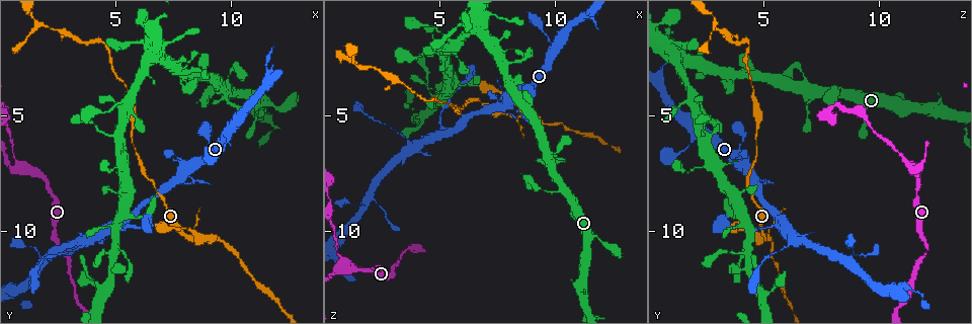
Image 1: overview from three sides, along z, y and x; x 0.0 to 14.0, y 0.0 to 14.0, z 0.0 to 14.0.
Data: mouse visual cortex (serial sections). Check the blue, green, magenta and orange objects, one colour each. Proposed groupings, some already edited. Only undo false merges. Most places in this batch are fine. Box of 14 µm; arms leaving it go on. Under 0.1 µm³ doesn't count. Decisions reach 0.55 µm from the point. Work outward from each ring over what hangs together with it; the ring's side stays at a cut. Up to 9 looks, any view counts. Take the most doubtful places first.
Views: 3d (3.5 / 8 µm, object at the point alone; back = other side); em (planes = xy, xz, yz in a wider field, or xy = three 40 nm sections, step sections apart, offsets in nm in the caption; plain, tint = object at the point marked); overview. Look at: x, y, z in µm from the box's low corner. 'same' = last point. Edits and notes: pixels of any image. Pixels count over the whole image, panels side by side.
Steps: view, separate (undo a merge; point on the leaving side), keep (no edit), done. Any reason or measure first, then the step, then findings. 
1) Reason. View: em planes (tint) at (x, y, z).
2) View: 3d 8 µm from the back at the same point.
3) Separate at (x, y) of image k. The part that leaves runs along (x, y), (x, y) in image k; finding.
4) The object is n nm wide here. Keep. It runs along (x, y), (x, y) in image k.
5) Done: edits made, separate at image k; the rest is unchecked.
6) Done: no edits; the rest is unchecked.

A fork. View: 3d 8 µm at (8.6, 10.3, 4.9).

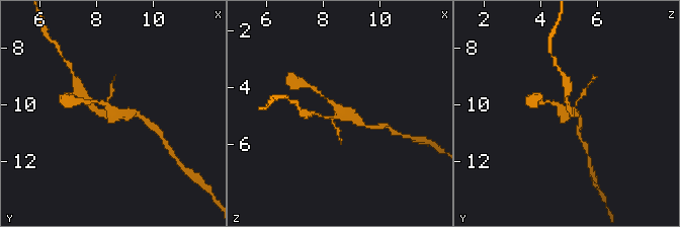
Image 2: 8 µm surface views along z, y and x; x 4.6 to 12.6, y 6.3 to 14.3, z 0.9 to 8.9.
Zoom in. View: 3d 3.5 µm at (8.7, 10.3, 4.9).

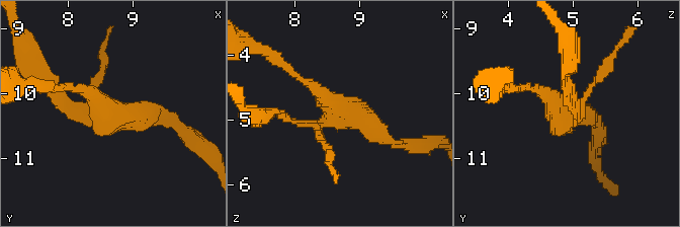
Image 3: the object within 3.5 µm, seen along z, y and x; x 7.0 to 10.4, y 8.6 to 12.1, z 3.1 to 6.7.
3 arms meet here; the arms are 150, 150, 300 nm wide; now the EM. View: em planes (tint) at (8.65, 10.35, 4.85).

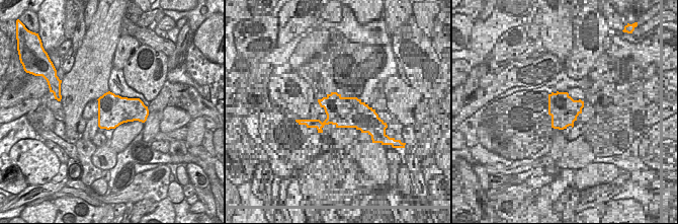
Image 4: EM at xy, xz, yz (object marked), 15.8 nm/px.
Keep. It runs along (281, 114), (322, 124), (346, 110), (397, 144) in image 3; one cell here.

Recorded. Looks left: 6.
Sharp bend. View: 3d 3.5 µm at (4.4, 1.8, 4.4).

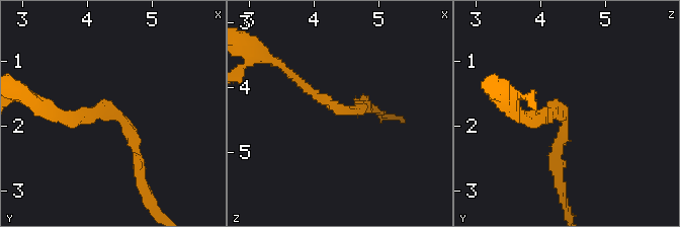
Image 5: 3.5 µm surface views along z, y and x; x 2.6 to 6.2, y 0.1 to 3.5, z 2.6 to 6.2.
View: em xy step 1 (tint) at (4.35, 1.70, 4.30).

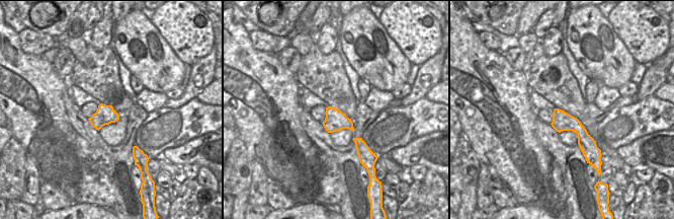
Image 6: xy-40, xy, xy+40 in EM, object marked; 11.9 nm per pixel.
The arms are 150, 150 nm wide. Keep. It runs along (138, 166), (112, 109), (57, 114) in image 5; one cell here.

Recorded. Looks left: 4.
Two arms in line, one across. View: 3d 3.5 µm from the back at (3.9, 10.4, 6.4).

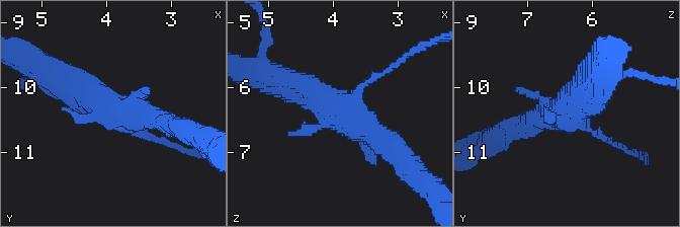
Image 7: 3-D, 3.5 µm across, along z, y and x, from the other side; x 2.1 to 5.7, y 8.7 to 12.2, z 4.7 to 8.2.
Keep. It runs along (286, 83), (357, 120), (395, 151) in image 7; one cell here.

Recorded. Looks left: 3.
Side arm on a straight run. View: 3d 3.5 µm at (5.5, 4.4, 2.2).

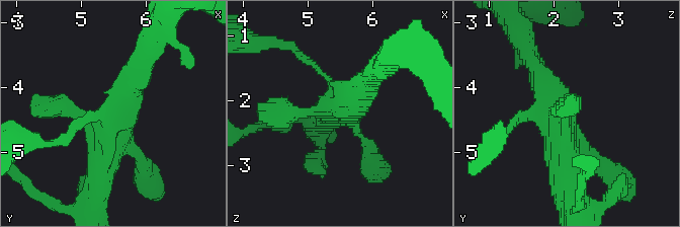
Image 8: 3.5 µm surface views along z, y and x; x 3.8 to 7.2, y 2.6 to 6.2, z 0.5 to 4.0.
Need the tissue. View: em xy step 3 (tint) at (5.50, 4.50, 2.10).

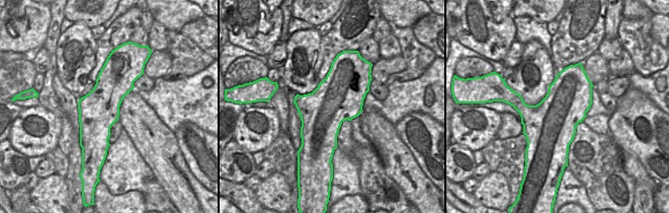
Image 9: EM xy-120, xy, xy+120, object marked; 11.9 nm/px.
Keep. It runs along (144, 66), (103, 134), (97, 184) in image 8; one cell here.

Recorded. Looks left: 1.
Done: no edits; the rest is unchecked.

